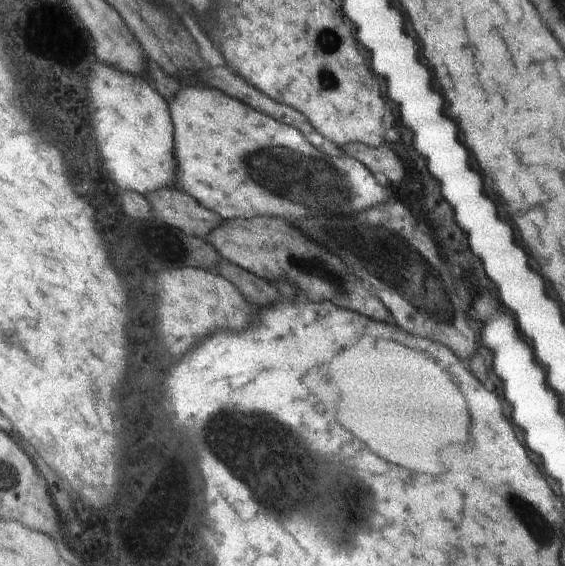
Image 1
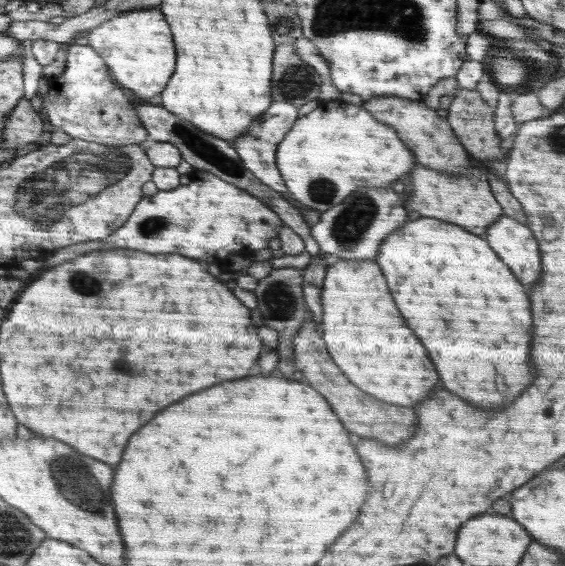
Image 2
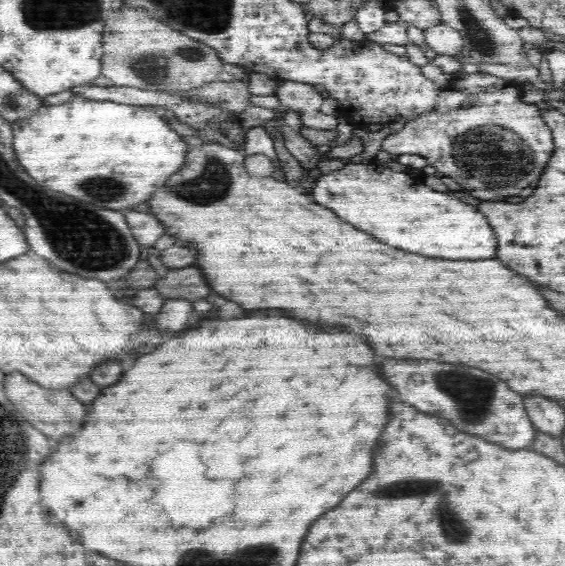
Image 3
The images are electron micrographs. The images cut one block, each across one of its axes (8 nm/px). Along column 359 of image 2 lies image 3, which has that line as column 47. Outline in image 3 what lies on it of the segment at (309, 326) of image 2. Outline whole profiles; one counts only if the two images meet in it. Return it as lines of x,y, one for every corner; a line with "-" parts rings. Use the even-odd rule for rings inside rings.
18,371
12,372
12,374
8,373
8,376
3,380
4,390
6,390
5,395
8,397
8,400
12,402
14,406
20,411
26,423
30,423
36,430
40,432
44,432
46,436
50,436
50,438
62,438
72,436
70,432
78,432
79,430
72,430
72,428
78,428
80,426
80,422
84,422
84,404
82,402
78,402
78,399
72,394
72,392
68,389
53,389
48,387
42,387
33,381
32,379
24,376
24,373
20,373

